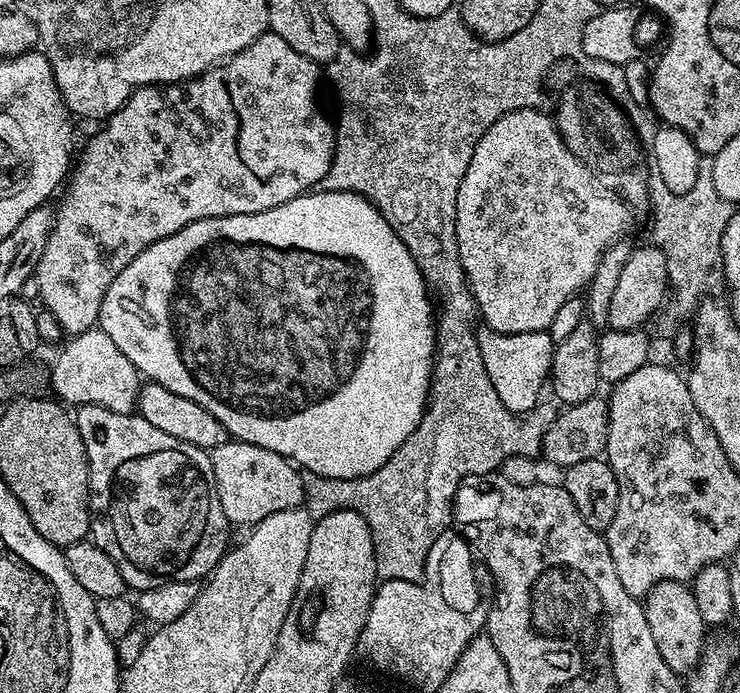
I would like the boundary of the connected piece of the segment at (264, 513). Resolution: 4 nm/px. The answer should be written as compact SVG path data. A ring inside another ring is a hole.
M229 438L222 446L211 449L210 455L214 466L216 493L229 525L255 526L278 510L299 508L305 503L305 477L301 469L274 450Z

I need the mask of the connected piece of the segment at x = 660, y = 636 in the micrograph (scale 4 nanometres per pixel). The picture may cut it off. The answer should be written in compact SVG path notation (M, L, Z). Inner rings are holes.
M659 580L643 597L642 603L646 622L650 622L650 634L654 634L654 642L658 642L658 650L666 666L670 666L670 670L677 674L690 674L706 646L706 625L698 611L698 602L694 602L691 587L682 580Z

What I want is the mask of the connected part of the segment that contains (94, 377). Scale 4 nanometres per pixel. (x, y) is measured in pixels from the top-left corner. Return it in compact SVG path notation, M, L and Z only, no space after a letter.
M97 326L85 332L75 333L69 340L72 341L57 354L56 361L50 364L51 391L57 392L55 395L68 406L93 404L106 410L114 410L118 414L132 412L136 406L136 399L140 396L142 377L134 362L130 362L130 358L126 358L126 354L122 354L122 350L114 346L114 342L110 342L110 334L106 334Z

